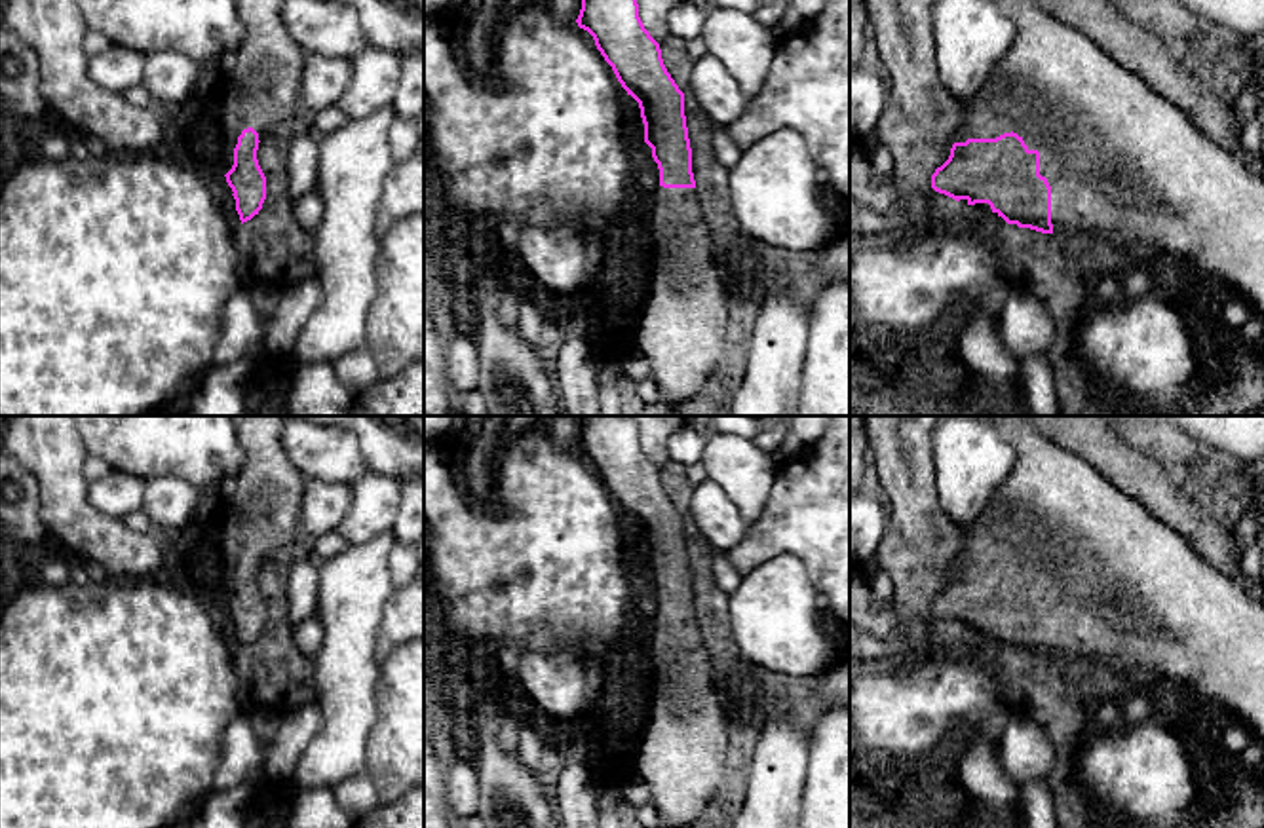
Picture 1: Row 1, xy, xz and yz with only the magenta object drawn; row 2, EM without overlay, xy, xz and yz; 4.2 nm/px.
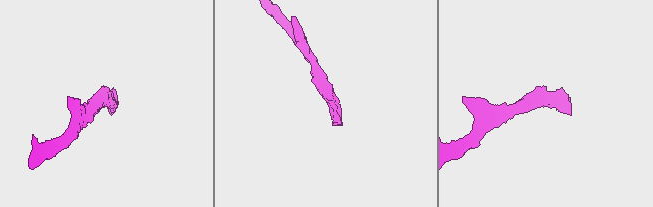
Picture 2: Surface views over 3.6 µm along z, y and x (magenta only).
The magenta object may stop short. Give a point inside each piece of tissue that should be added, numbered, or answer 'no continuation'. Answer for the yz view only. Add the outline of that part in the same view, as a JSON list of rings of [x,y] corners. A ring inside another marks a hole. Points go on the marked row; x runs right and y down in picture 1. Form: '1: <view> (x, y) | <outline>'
1: yz (1120, 160) | [[[1034,0],[994,2],[1011,19],[1015,36],[1009,49],[992,66],[979,93],[964,104],[964,122],[956,133],[956,142],[966,142],[967,139],[996,139],[1011,131],[1017,133],[1028,150],[1040,152],[1040,175],[1045,177],[1051,186],[1053,234],[1097,232],[1112,235],[1123,245],[1133,245],[1150,256],[1167,256],[1190,264],[1207,287],[1249,302],[1264,327],[1264,177],[1253,173],[1237,156],[1211,141],[1178,106],[1158,95],[1146,82],[1112,59],[1091,38],[1044,11]]]

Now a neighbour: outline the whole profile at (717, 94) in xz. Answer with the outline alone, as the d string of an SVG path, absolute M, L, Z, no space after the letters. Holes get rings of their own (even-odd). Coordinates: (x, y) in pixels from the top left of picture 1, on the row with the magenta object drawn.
M709 53L692 65L690 93L699 110L722 129L751 103L736 78Z

